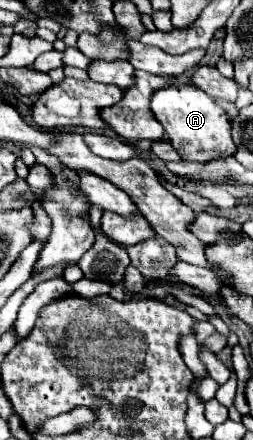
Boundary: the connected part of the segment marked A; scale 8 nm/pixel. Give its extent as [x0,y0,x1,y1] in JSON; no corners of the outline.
[150,83,236,161]

